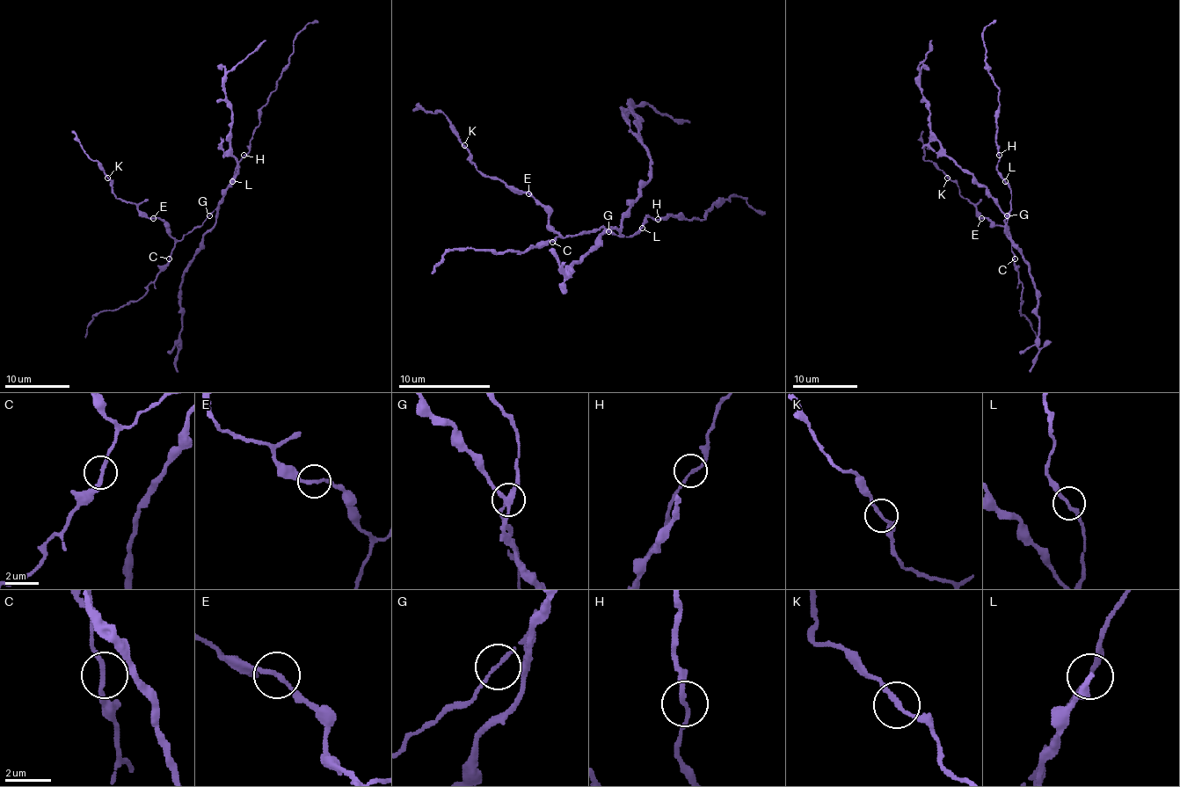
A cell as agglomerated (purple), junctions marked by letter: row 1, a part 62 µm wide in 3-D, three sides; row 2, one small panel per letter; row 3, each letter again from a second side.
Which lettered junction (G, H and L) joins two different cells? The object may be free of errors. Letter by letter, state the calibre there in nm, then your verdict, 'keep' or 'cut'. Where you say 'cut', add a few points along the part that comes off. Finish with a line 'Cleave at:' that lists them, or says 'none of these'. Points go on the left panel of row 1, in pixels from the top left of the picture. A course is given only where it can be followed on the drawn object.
G: 150 nm | cut | (209, 216), (175, 240), (157, 218), (148, 218), (134, 203), (116, 197), (112, 182), (72, 131)
H: 160 nm | keep
L: 200 nm | keep
Cleave at: G

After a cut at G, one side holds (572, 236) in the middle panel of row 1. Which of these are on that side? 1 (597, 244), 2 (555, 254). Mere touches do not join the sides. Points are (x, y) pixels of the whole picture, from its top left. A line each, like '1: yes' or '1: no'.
1: no
2: no

